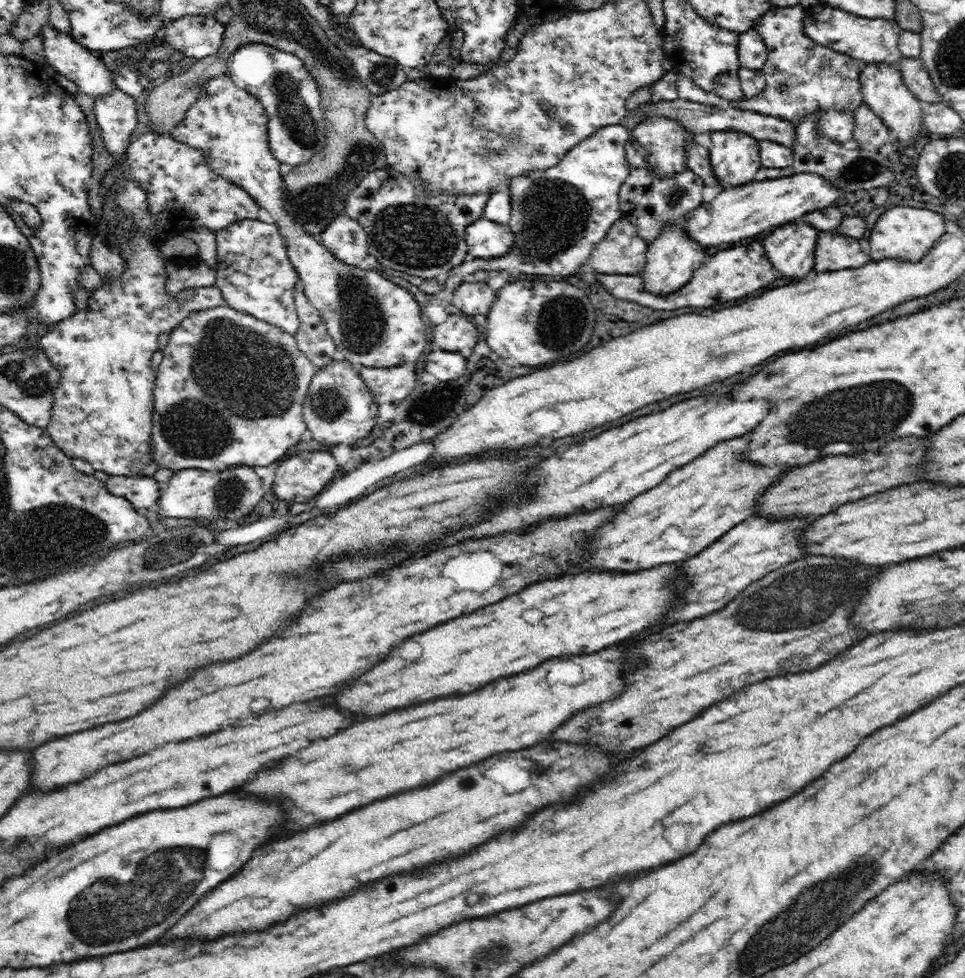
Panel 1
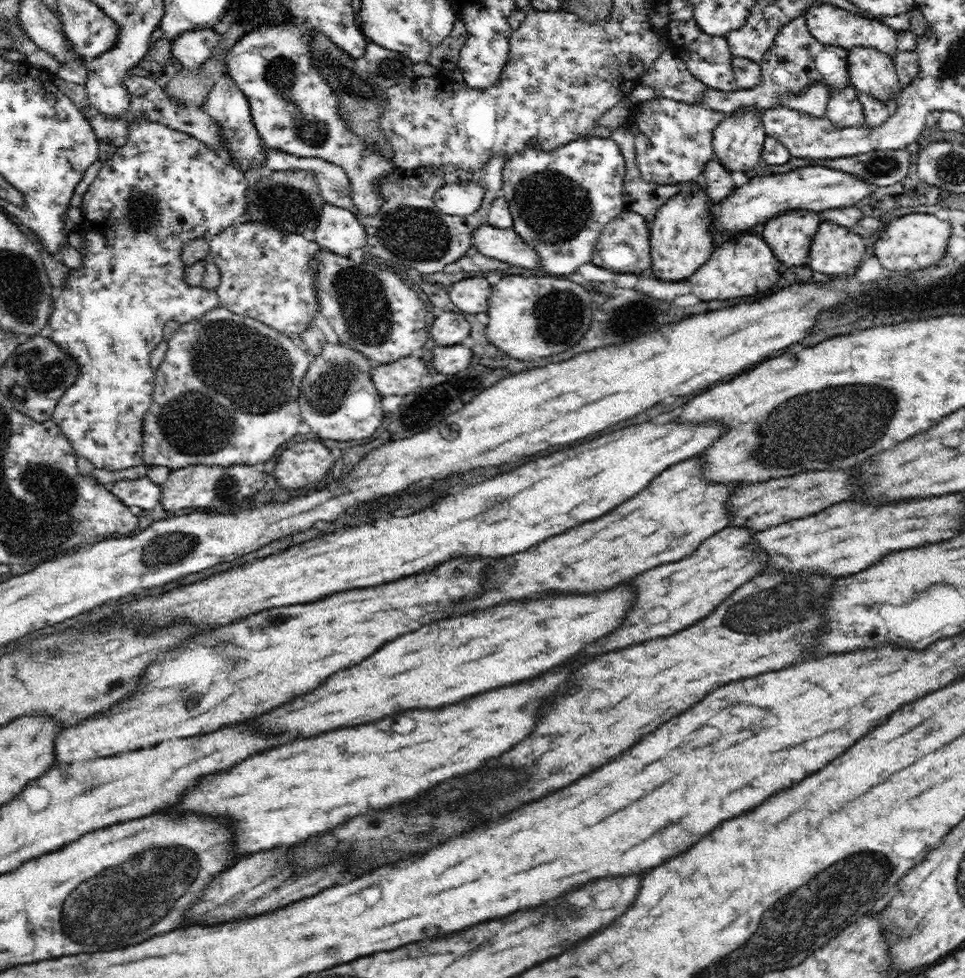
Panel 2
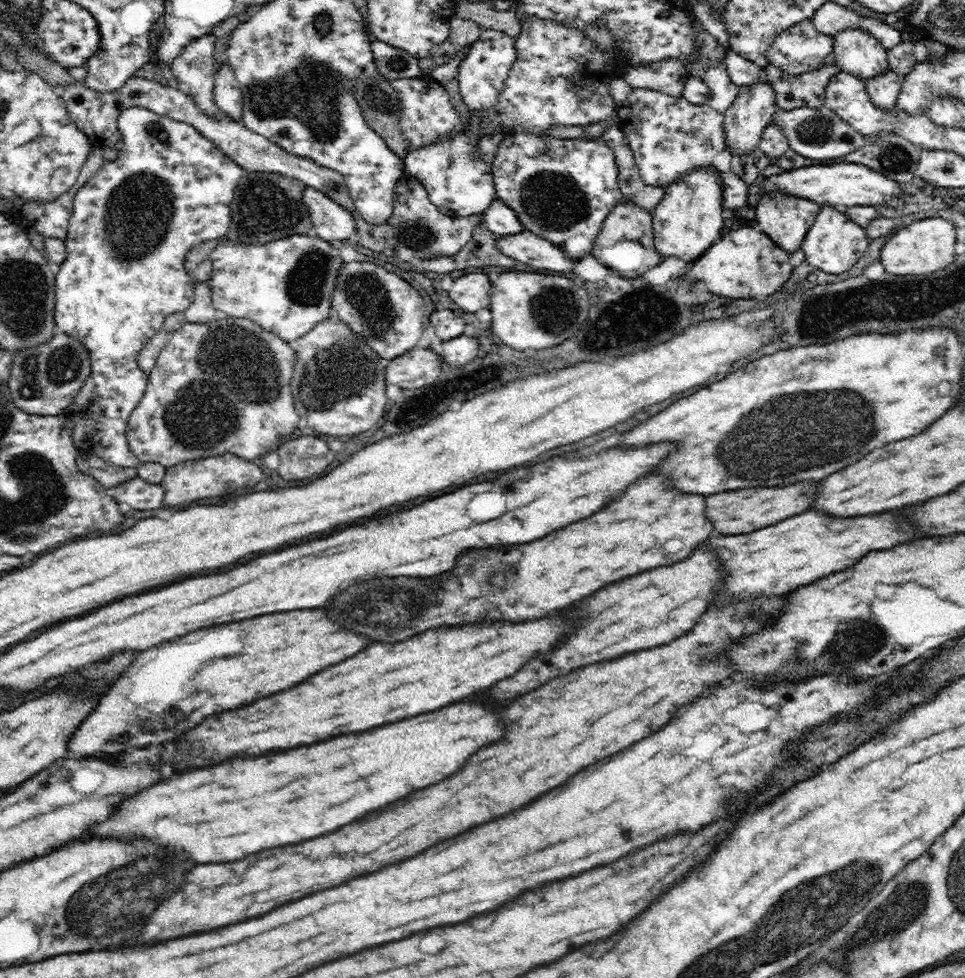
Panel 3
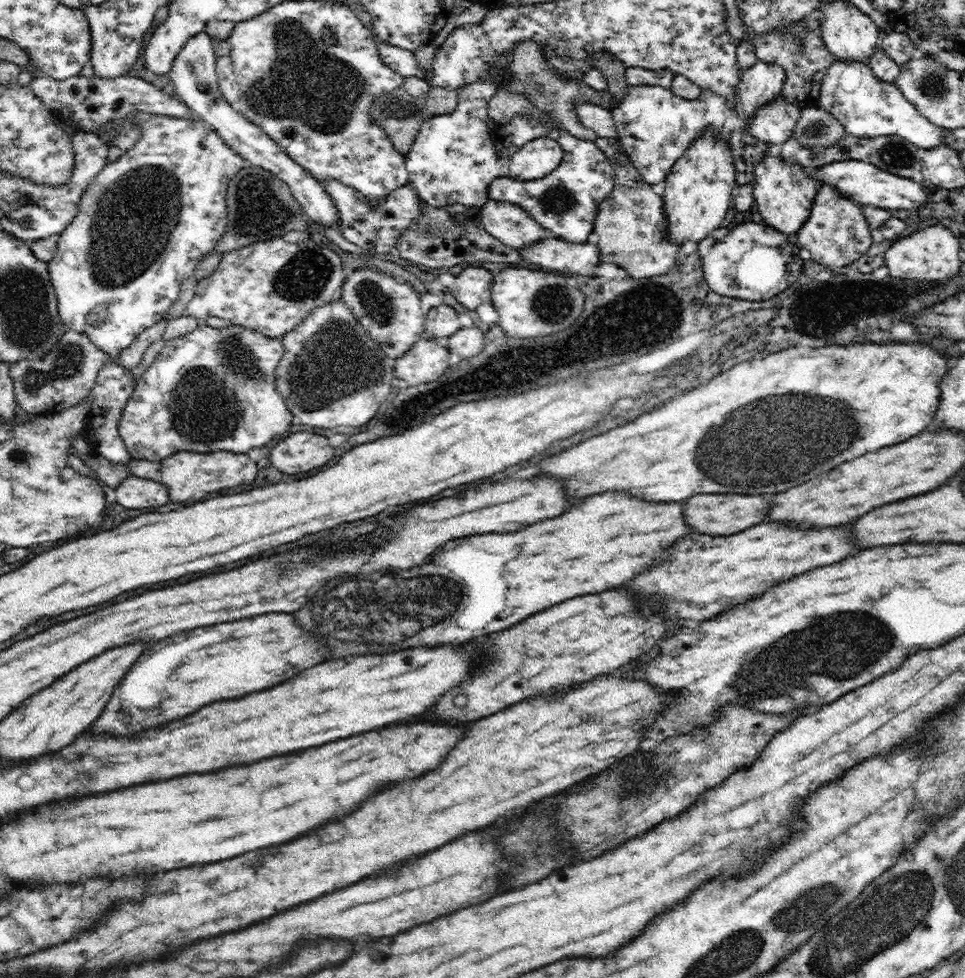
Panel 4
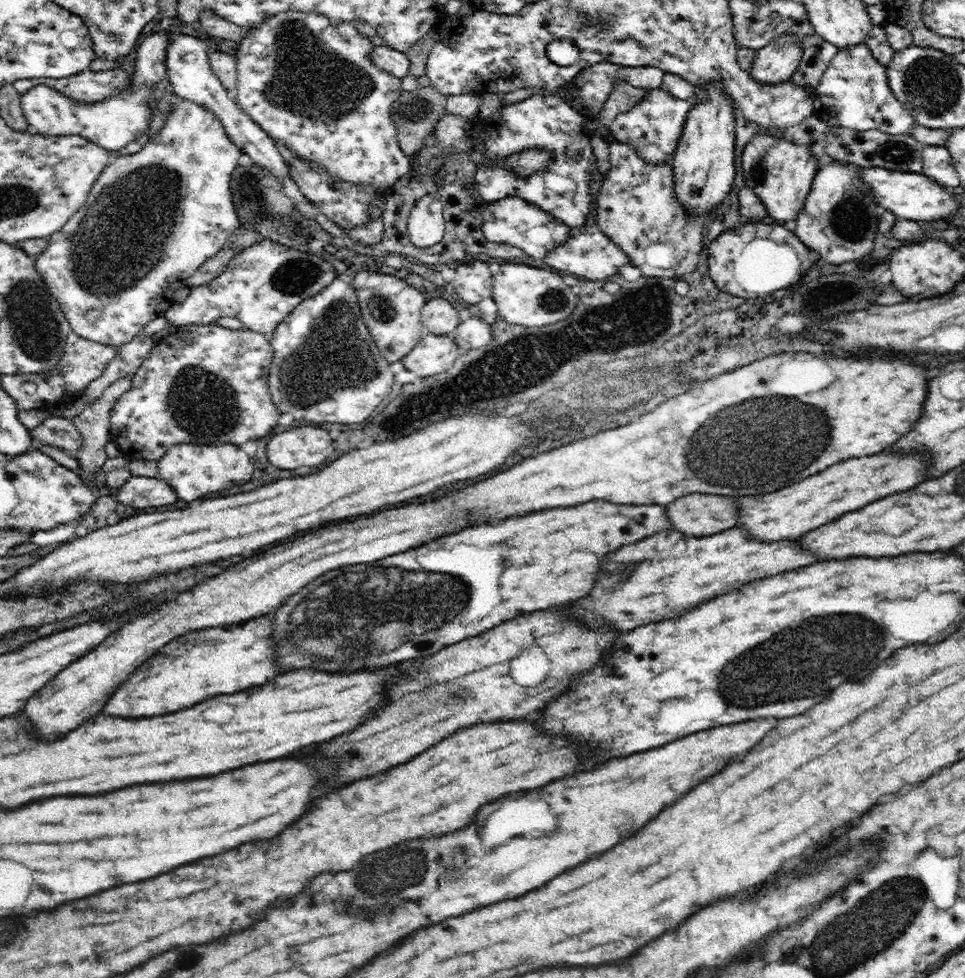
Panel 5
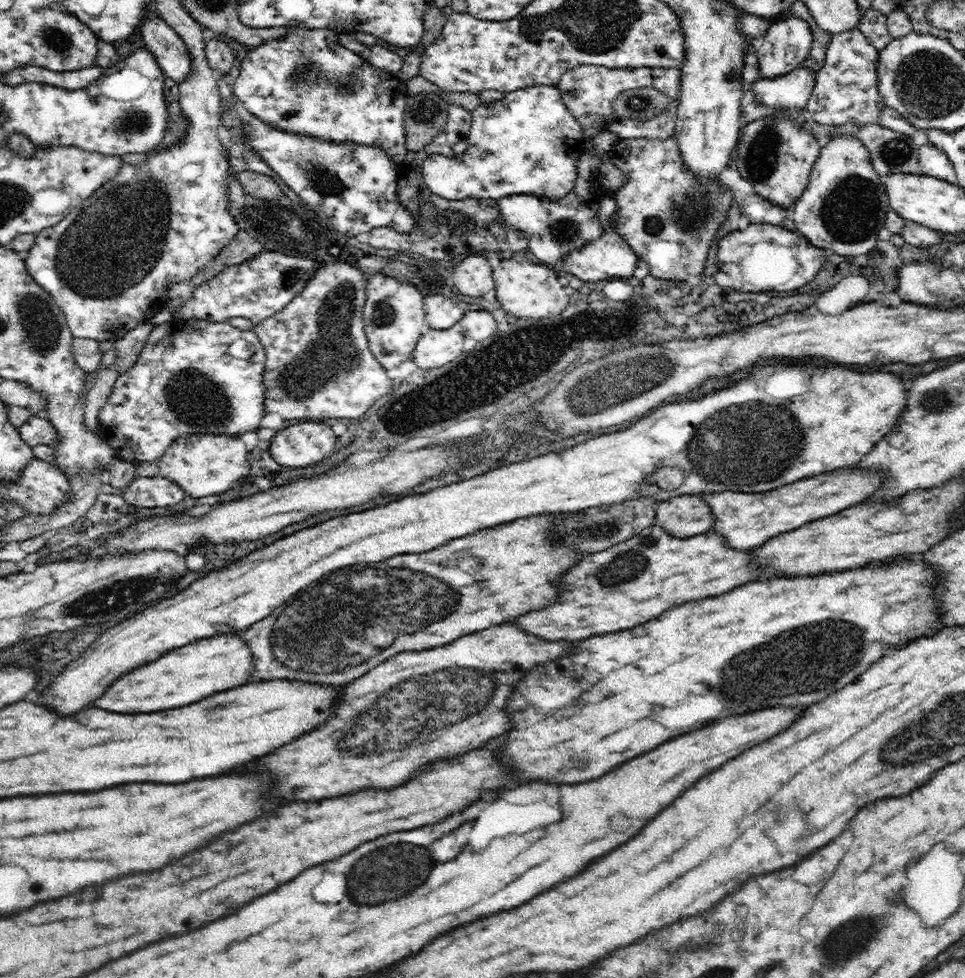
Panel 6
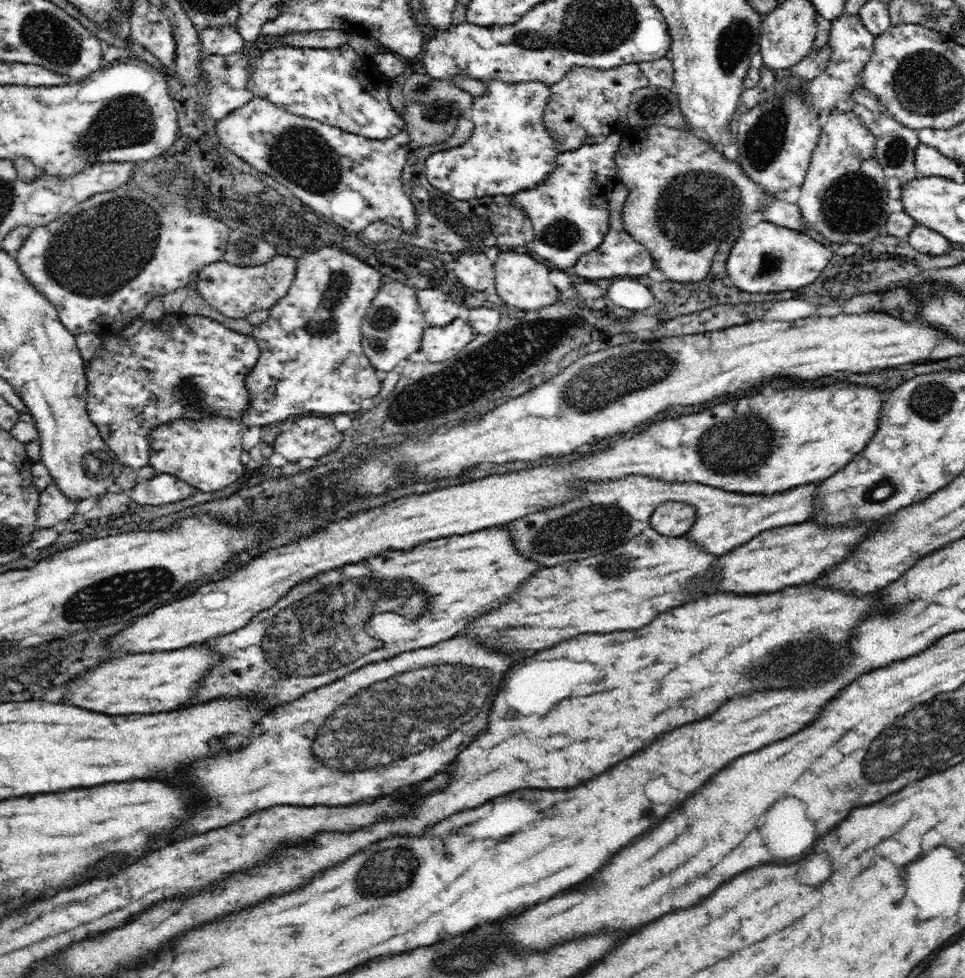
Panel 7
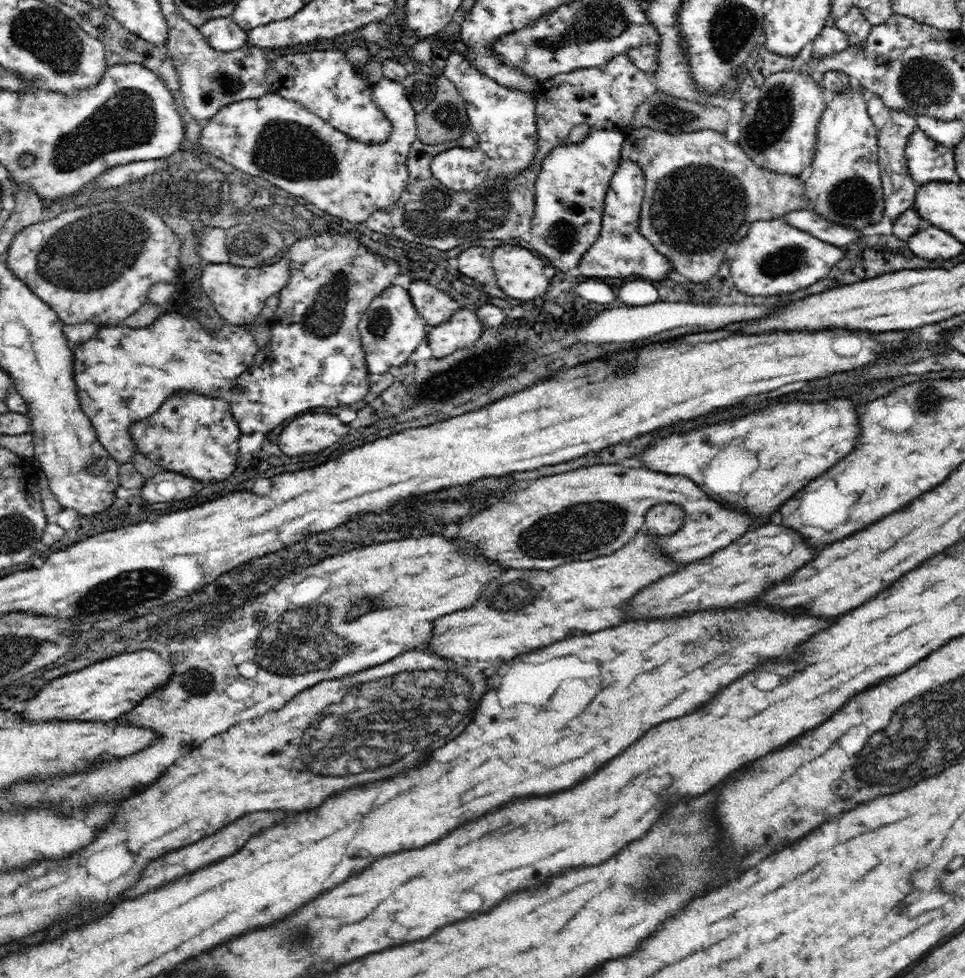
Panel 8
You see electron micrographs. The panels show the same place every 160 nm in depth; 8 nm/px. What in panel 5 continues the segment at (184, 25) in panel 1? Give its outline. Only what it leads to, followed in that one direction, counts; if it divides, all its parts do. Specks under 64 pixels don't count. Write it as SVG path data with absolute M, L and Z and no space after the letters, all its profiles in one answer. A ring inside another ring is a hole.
M170 34L165 63L167 76L177 98L197 102L200 106L205 106L205 108L211 110L221 120L223 127L226 129L226 135L243 152L243 156L251 158L254 165L258 165L274 176L279 177L286 187L286 196L290 200L295 203L301 200L308 202L309 200L300 192L296 181L290 177L288 163L282 157L274 140L235 101L230 100L220 79L212 73L208 60L209 48L206 43L207 41L190 35Z

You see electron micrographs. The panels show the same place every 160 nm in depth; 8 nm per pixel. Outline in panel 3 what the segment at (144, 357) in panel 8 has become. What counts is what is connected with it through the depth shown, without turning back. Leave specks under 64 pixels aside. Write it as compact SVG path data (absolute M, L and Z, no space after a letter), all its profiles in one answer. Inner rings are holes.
M219 316L210 322L191 323L187 320L180 327L180 330L171 333L171 338L166 344L165 350L158 355L154 369L149 373L148 384L144 390L144 396L138 407L132 410L128 426L126 426L126 437L128 437L128 446L138 460L142 463L160 463L166 468L180 464L184 460L192 458L210 458L210 456L222 456L224 453L232 453L246 460L254 460L256 456L266 454L268 450L276 448L278 442L283 436L292 434L297 427L299 414L296 412L292 398L292 389L290 389L290 380L294 372L295 350L290 348L288 343L279 338L276 333L264 330L258 323L247 318L234 318Z

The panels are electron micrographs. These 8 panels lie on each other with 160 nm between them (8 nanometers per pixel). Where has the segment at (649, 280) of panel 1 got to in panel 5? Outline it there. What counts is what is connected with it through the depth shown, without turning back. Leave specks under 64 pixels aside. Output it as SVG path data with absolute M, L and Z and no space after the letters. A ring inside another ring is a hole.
M712 80L708 84L702 84L697 87L693 100L693 106L686 116L684 128L682 128L682 137L678 140L675 153L672 155L670 162L674 175L674 194L678 202L690 213L708 212L721 204L722 200L732 190L734 184L734 142L736 142L735 115L732 99L723 89L721 80Z

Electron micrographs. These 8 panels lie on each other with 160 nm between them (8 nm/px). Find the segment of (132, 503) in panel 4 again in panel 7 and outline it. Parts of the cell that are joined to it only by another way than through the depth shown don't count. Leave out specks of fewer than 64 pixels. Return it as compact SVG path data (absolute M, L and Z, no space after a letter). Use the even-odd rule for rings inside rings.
M157 473L146 480L139 480L137 485L131 489L131 497L138 504L170 504L184 500L192 494L192 486L182 482L180 478L174 478L172 474Z

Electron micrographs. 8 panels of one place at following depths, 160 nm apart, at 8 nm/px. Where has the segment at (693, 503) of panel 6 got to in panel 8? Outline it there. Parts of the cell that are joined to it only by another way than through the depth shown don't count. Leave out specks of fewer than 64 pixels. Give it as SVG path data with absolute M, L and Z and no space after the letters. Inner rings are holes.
M658 502L646 512L644 530L653 536L672 534L682 526L684 514L680 505Z

